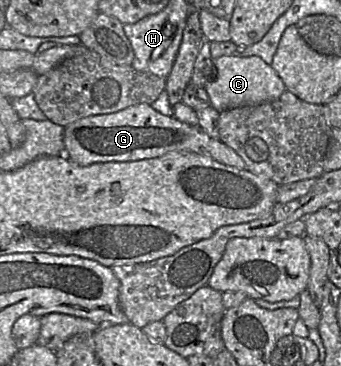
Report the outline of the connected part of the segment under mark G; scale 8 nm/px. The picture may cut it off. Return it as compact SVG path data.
M137 104L115 113L91 115L64 127L65 155L73 163L129 162L156 158L171 151L190 151L239 169L246 168L243 159L220 139L208 136L199 126L191 126L174 116L165 116L150 104Z

